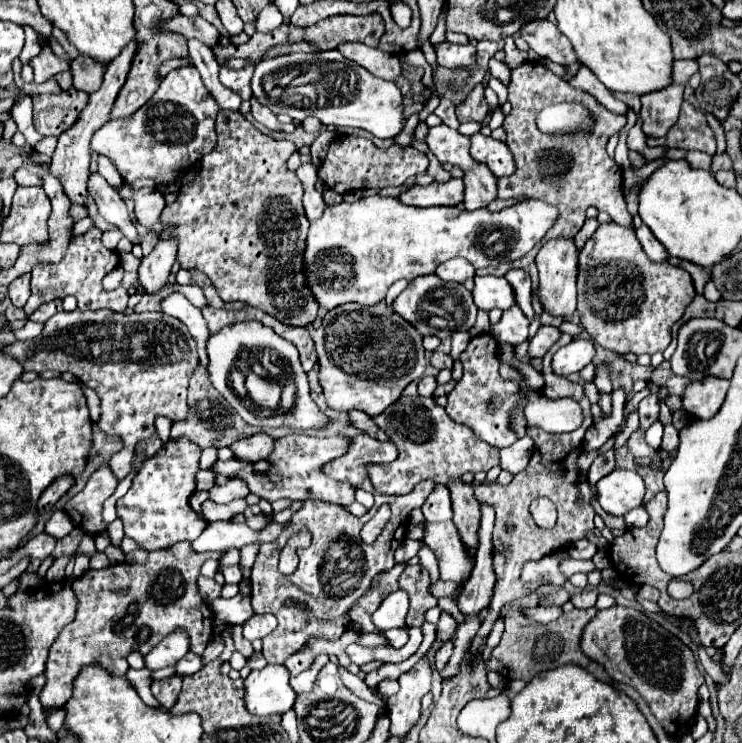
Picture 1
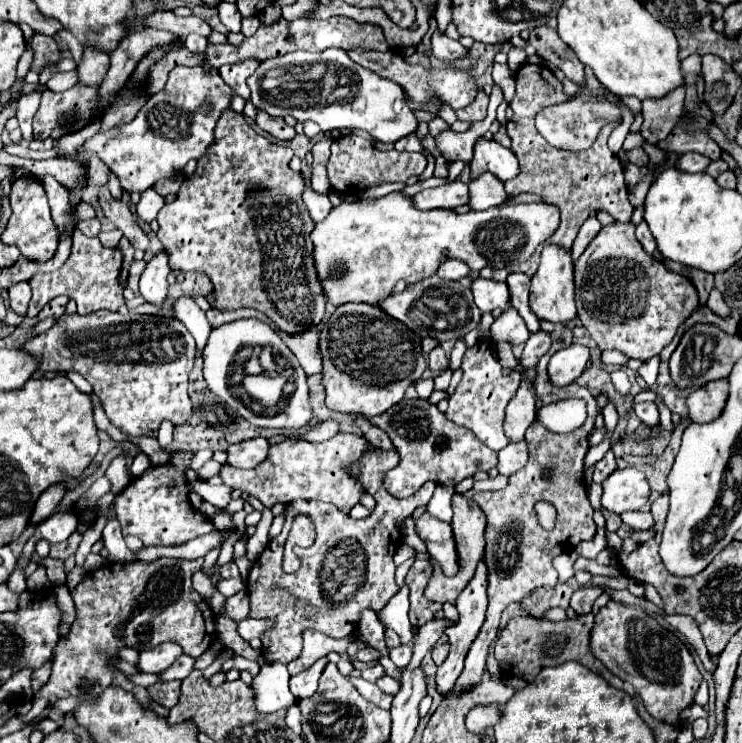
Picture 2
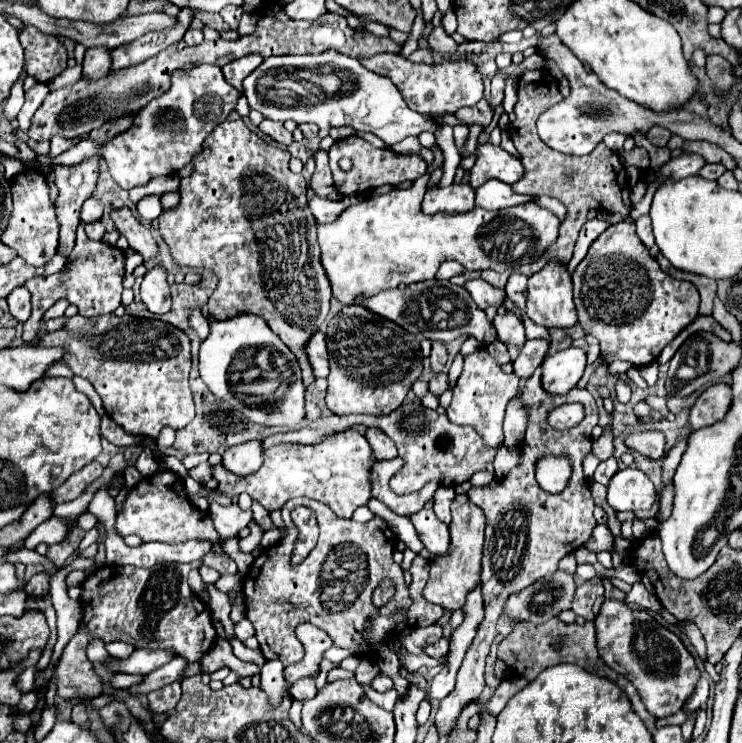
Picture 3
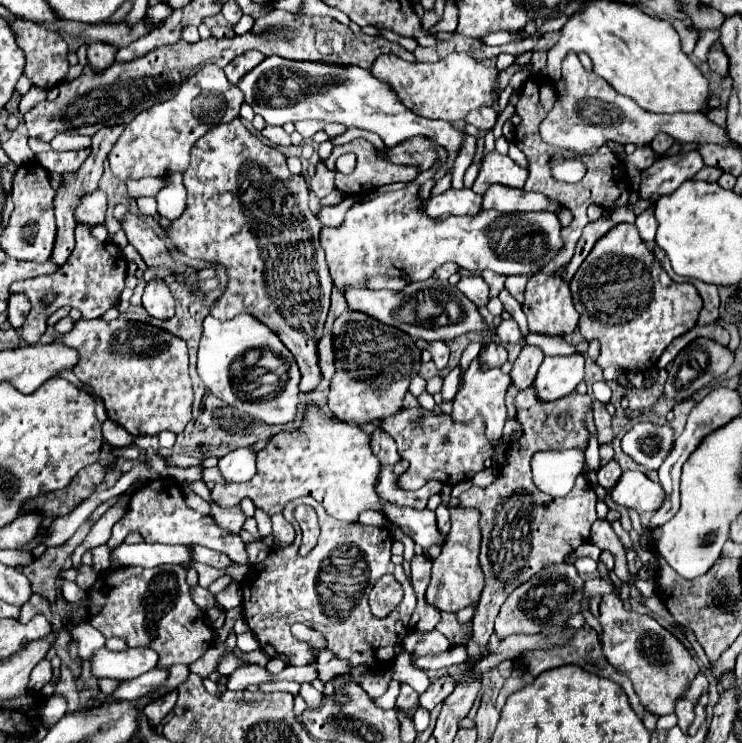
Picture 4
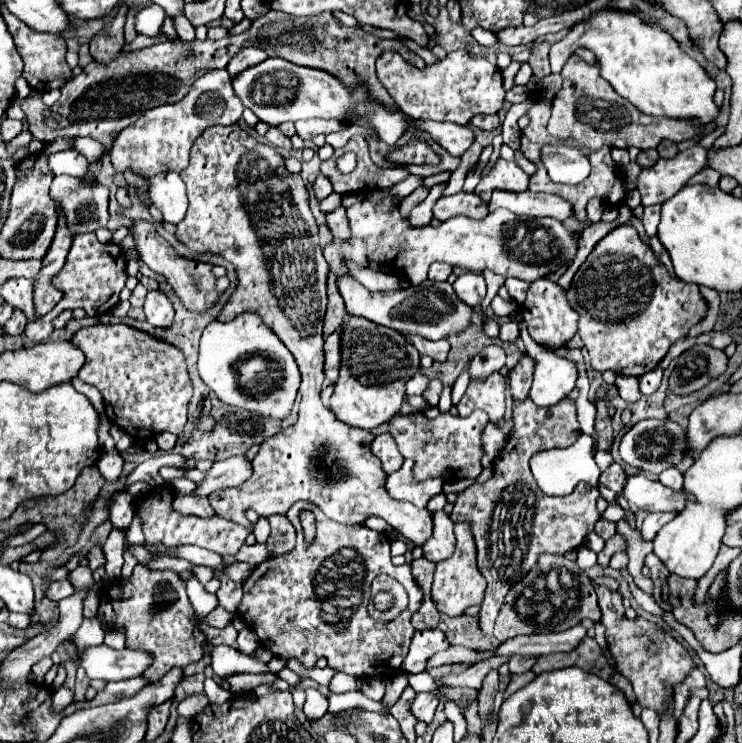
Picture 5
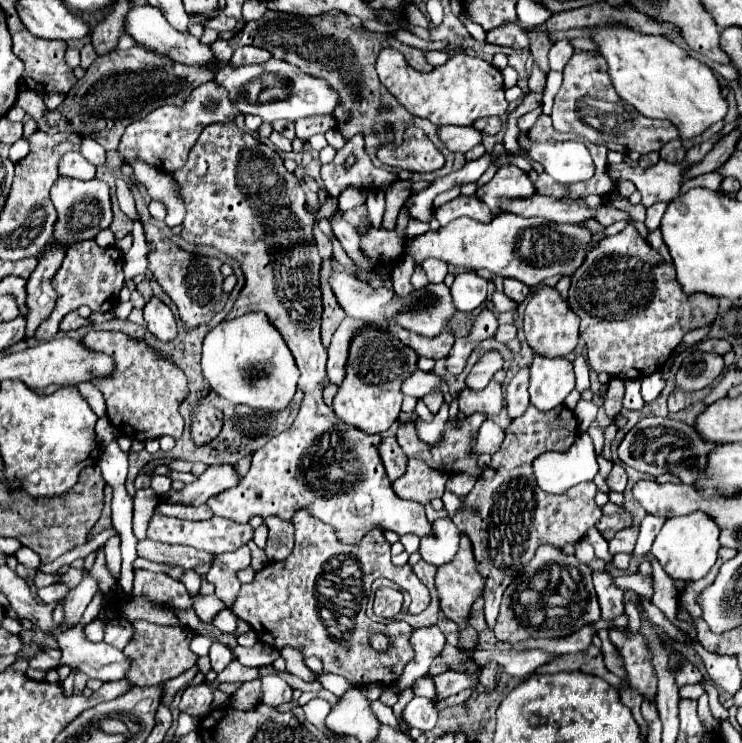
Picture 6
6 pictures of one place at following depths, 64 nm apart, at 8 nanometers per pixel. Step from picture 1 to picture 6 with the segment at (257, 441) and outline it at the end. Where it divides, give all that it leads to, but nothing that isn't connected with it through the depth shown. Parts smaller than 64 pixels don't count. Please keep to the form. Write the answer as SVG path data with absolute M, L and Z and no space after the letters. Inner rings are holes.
M210 466L202 476L198 476L192 484L186 484L182 490L170 490L162 496L166 504L186 504L186 506L200 506L208 502L208 498L216 496L218 492L232 488L238 482L238 474L232 466Z

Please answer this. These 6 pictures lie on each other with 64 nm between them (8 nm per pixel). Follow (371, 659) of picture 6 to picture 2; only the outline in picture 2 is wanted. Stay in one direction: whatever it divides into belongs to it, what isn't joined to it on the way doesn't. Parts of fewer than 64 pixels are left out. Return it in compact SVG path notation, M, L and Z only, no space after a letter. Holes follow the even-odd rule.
M372 446L364 454L364 460L352 468L366 492L376 496L376 510L366 520L352 520L348 514L342 514L332 504L320 504L316 500L294 500L284 510L285 522L282 534L268 542L260 558L252 564L248 576L248 598L250 598L250 618L272 620L272 628L266 630L262 640L262 654L268 662L288 664L298 658L302 652L302 632L304 628L320 630L332 638L346 638L356 632L360 622L360 612L372 608L380 612L392 596L400 592L394 572L396 564L392 556L400 546L402 538L396 532L396 522L414 514L416 508L428 504L436 484L426 482L416 494L408 498L394 498L384 490L384 476L400 462L396 450L376 452ZM302 504L302 506L300 506ZM308 512L316 526L316 542L308 550L300 550L302 566L294 574L284 574L282 554L288 538L294 516Z

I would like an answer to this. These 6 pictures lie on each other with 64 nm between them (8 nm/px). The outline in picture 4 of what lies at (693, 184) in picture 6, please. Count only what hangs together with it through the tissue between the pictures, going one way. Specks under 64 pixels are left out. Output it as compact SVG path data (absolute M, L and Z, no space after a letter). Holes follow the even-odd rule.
M704 166L696 176L694 176L694 180L706 180L706 182L716 182L718 178L722 176L722 172L720 170L716 170L716 168L710 168L710 166Z

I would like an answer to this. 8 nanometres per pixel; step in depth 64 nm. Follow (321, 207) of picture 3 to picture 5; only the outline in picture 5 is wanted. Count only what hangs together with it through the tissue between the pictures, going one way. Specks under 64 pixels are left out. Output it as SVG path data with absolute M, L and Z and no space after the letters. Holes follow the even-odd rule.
M342 206L326 216L326 224L336 238L350 240L350 226L348 226L348 220L346 220L346 210Z

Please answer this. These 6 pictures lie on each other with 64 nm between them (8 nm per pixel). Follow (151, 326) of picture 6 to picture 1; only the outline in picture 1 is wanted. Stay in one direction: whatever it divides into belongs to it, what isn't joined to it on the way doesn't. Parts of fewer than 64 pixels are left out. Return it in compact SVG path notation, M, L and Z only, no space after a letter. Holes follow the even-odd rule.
M160 240L154 246L152 254L142 258L138 276L146 294L156 294L160 288L166 286L174 258L176 258L176 240Z

